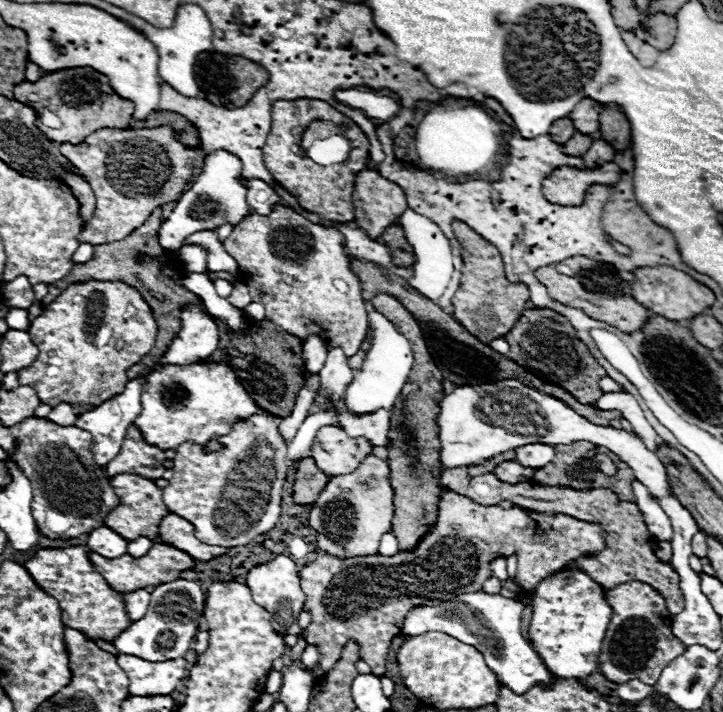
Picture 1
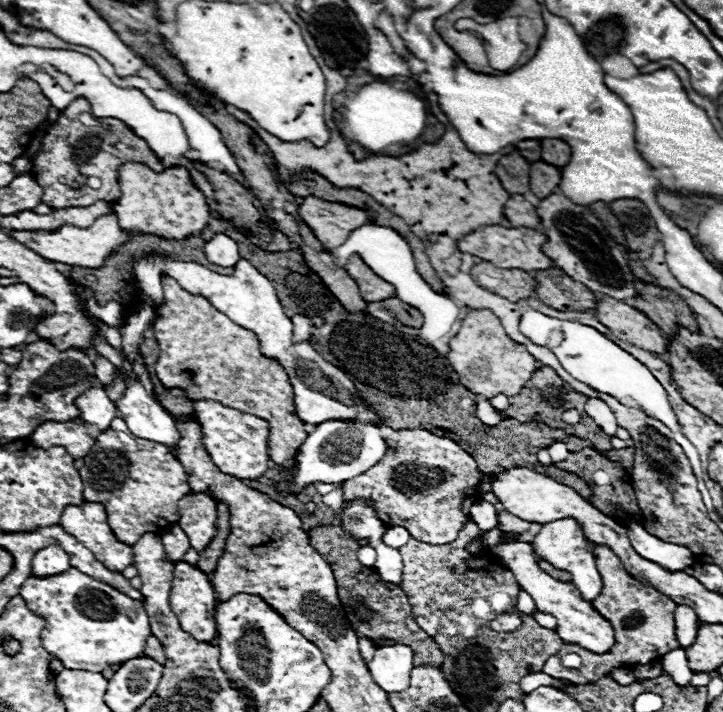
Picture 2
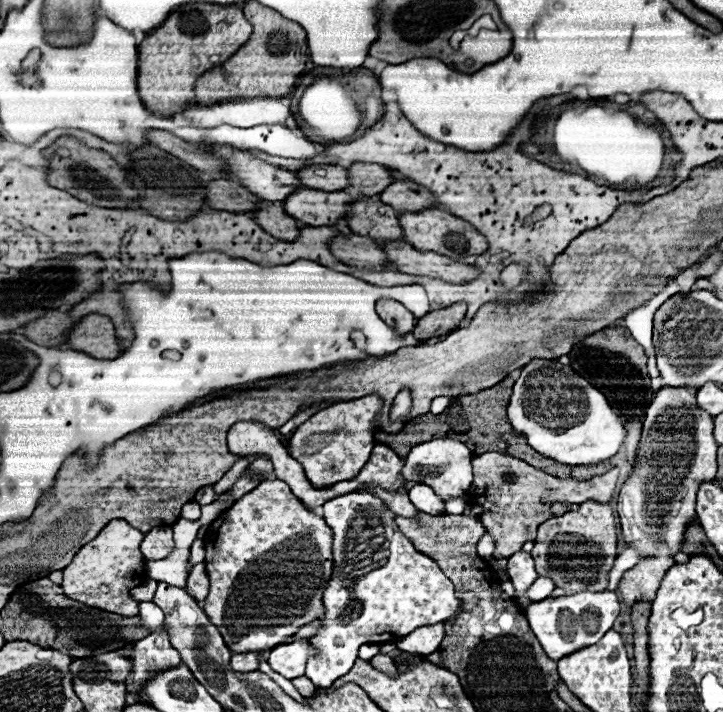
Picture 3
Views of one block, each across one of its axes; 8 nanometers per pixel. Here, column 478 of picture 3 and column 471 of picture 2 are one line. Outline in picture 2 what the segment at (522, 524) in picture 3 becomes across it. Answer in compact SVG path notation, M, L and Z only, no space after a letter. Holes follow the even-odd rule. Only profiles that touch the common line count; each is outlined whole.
M394 430L388 438L388 454L378 462L372 470L348 480L342 484L344 498L370 498L376 502L380 518L390 526L402 526L406 528L412 538L426 542L426 544L448 544L458 538L458 532L468 524L470 520L470 506L478 502L480 498L480 478L482 472L478 470L476 460L462 450L456 442L450 438L434 436L428 430Z

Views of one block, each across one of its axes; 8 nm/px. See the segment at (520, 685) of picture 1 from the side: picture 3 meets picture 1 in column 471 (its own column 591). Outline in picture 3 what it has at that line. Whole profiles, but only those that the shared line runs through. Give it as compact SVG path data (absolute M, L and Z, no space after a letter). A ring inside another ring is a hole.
M608 590L606 592L578 592L570 596L546 598L526 608L526 618L530 622L530 628L538 636L546 654L554 660L564 658L566 654L580 650L582 646L592 646L594 642L598 642L602 634L606 634L606 630L612 628L618 614L620 614L618 596Z

